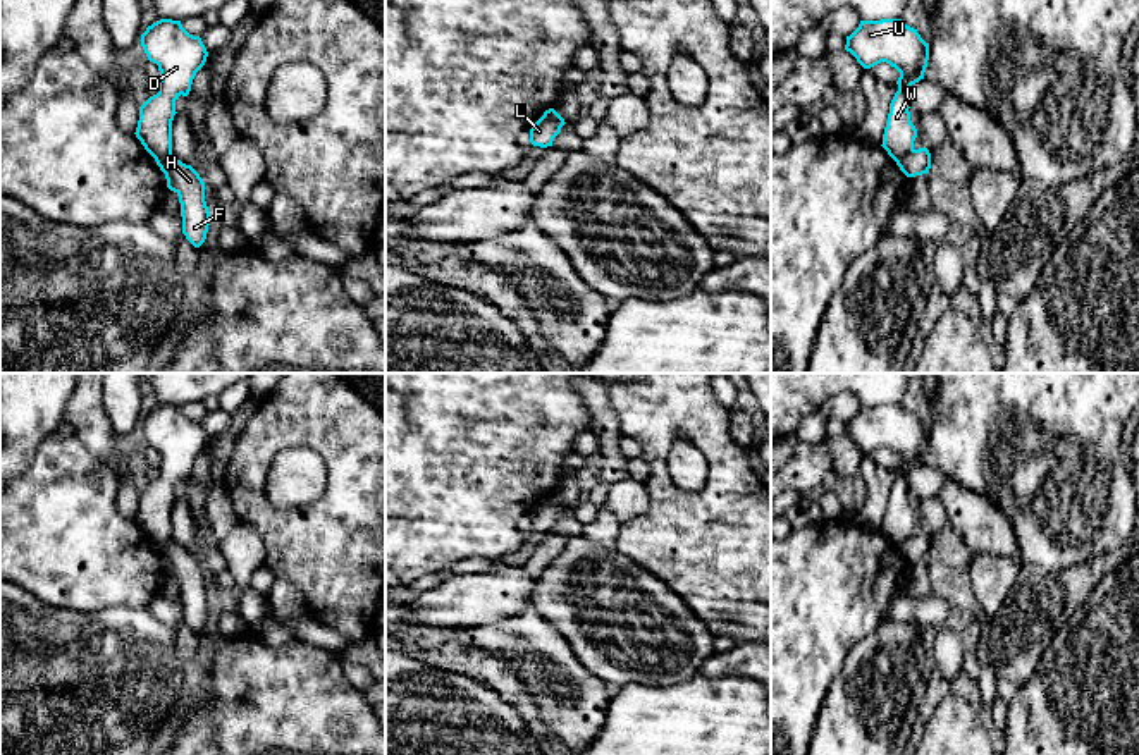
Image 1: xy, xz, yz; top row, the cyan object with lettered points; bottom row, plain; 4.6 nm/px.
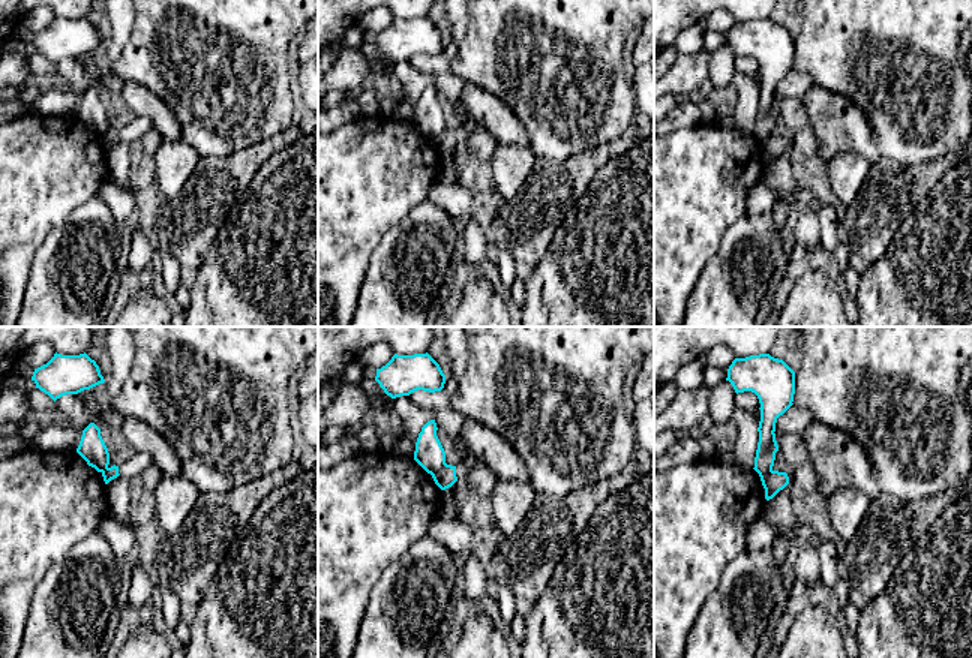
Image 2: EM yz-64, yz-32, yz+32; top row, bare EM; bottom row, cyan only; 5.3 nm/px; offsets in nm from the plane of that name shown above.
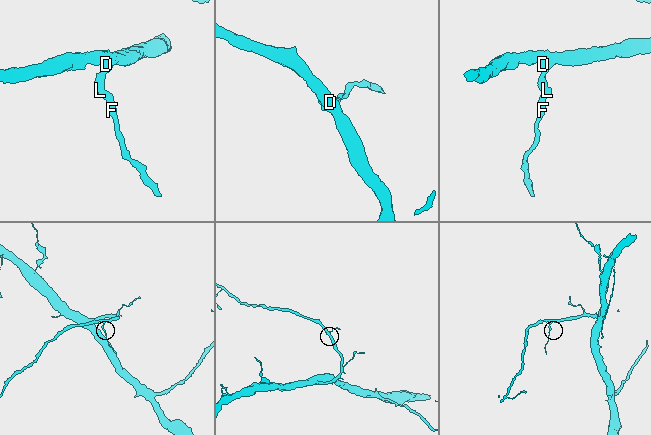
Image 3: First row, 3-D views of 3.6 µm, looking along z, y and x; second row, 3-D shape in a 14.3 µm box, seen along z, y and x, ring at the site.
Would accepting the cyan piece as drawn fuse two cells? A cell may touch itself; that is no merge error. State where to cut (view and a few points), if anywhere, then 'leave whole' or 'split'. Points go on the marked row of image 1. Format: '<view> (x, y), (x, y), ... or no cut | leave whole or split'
xy (171, 153), (155, 159) | split

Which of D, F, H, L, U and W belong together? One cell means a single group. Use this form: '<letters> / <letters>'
D U W / F H L

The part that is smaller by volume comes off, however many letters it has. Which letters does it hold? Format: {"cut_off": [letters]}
{"cut_off": ["F", "H", "L"]}

